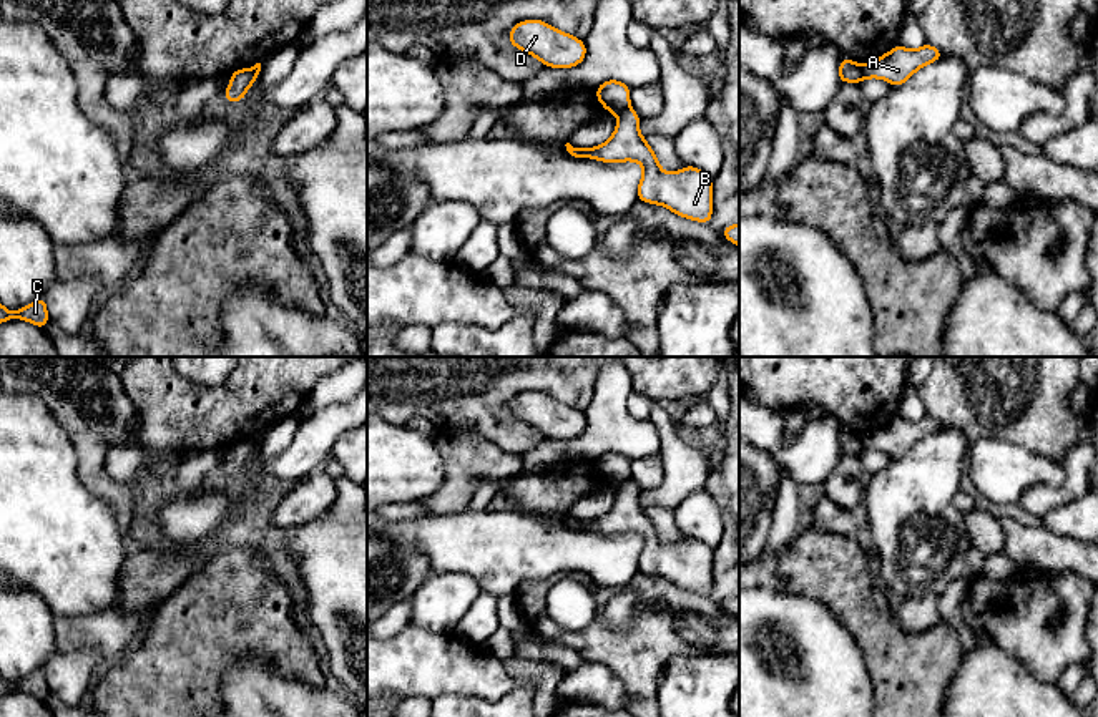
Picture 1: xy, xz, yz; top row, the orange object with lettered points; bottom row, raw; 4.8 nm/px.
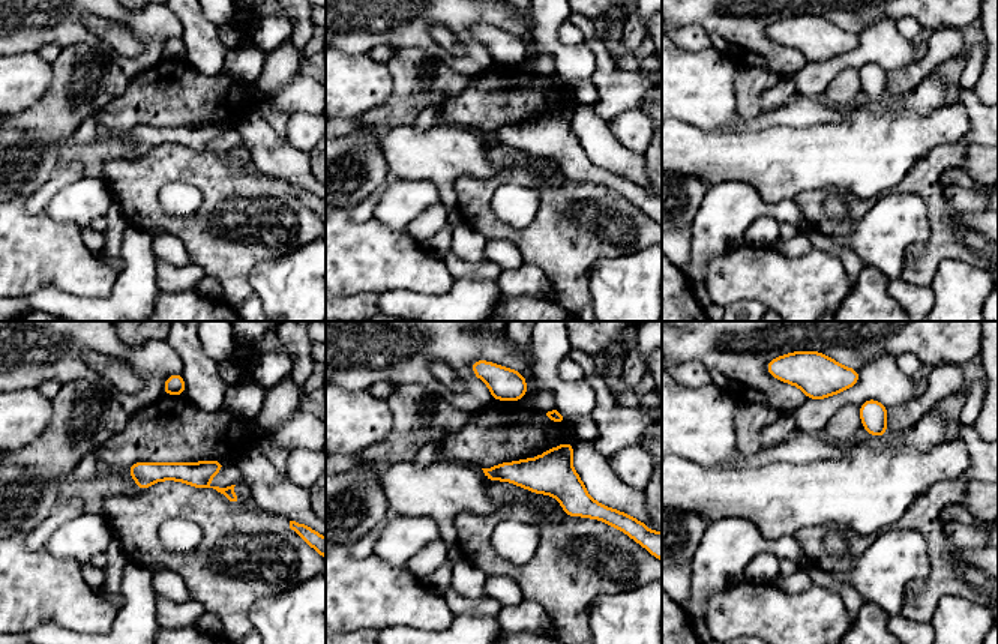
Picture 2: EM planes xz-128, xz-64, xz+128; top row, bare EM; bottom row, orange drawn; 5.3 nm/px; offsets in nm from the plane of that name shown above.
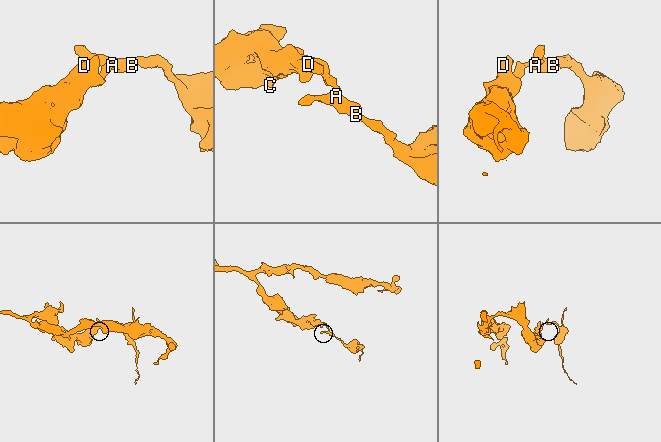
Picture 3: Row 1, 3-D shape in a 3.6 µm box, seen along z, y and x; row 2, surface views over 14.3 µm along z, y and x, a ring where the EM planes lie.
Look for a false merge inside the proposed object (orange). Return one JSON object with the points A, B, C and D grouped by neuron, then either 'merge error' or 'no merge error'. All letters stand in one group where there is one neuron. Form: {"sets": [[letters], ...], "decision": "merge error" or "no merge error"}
{"sets": [["A", "B"], ["C", "D"]], "decision": "merge error"}

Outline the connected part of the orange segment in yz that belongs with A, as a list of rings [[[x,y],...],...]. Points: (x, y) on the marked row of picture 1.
[[[929,43],[917,50],[897,45],[887,55],[860,65],[860,70],[865,78],[882,78],[895,88],[905,83],[919,68],[942,58],[945,58],[942,51]]]

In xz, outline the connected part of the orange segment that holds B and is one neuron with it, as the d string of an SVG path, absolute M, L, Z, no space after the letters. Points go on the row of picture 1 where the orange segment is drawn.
M626 108L618 113L618 124L611 138L598 148L573 148L566 143L566 151L575 158L591 158L603 163L621 163L621 161L638 161L643 164L643 176L638 184L638 201L649 204L661 204L673 211L681 217L688 217L693 221L709 224L713 217L713 178L709 178L704 171L694 166L686 166L681 171L668 174L661 169L653 148L646 143L646 139L640 134L640 115Z

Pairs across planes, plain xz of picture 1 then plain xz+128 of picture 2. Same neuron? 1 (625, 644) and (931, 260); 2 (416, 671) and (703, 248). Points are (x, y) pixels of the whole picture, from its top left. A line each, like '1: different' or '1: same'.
1: same
2: different

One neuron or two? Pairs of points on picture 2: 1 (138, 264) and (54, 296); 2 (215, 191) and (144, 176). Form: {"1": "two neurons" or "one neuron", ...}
{"1": "one neuron", "2": "one neuron"}

